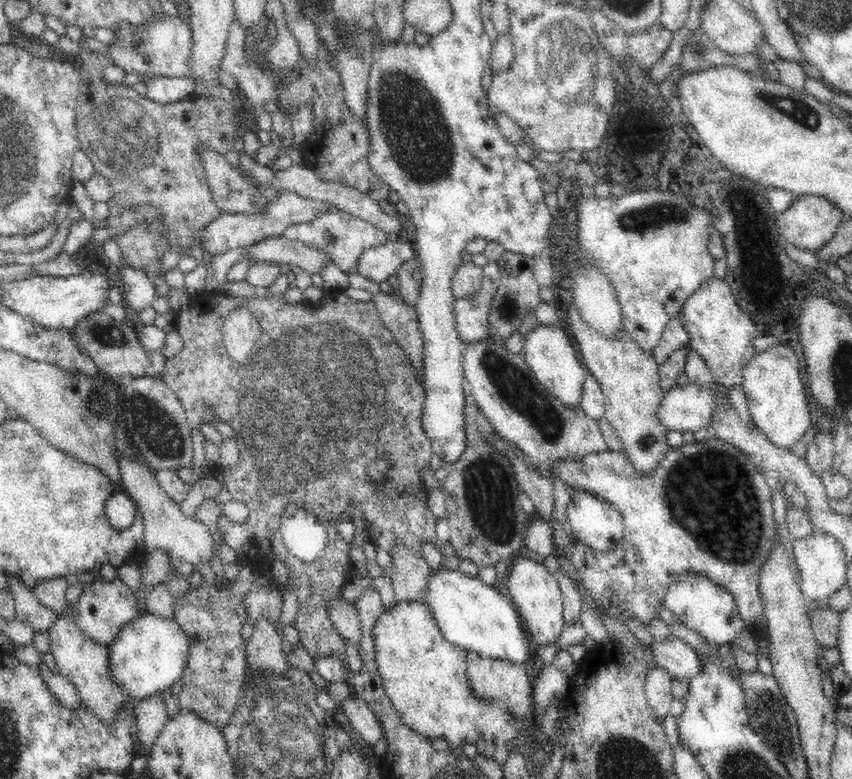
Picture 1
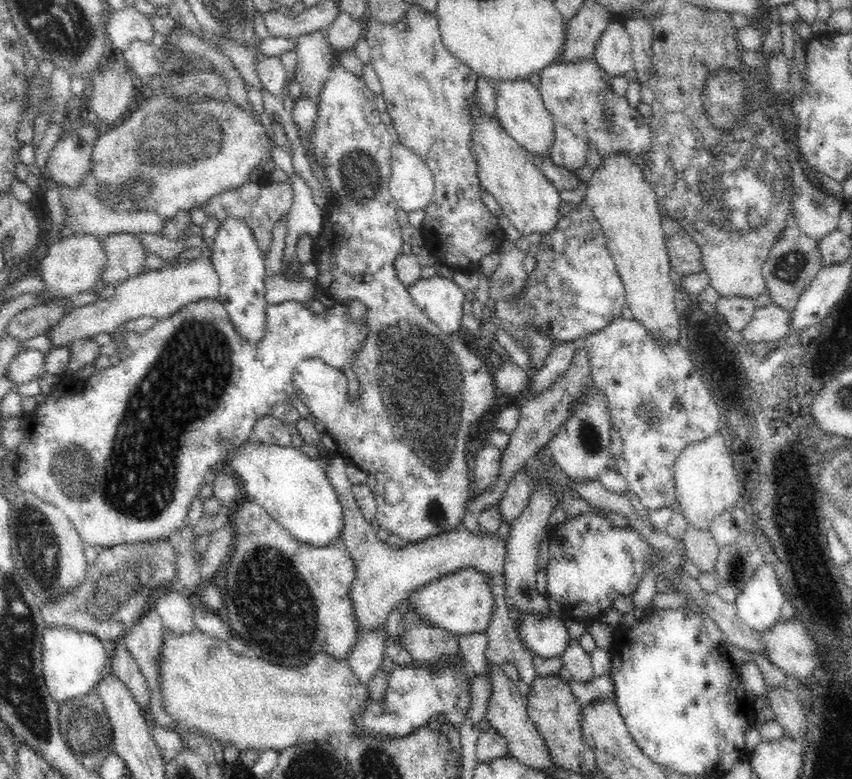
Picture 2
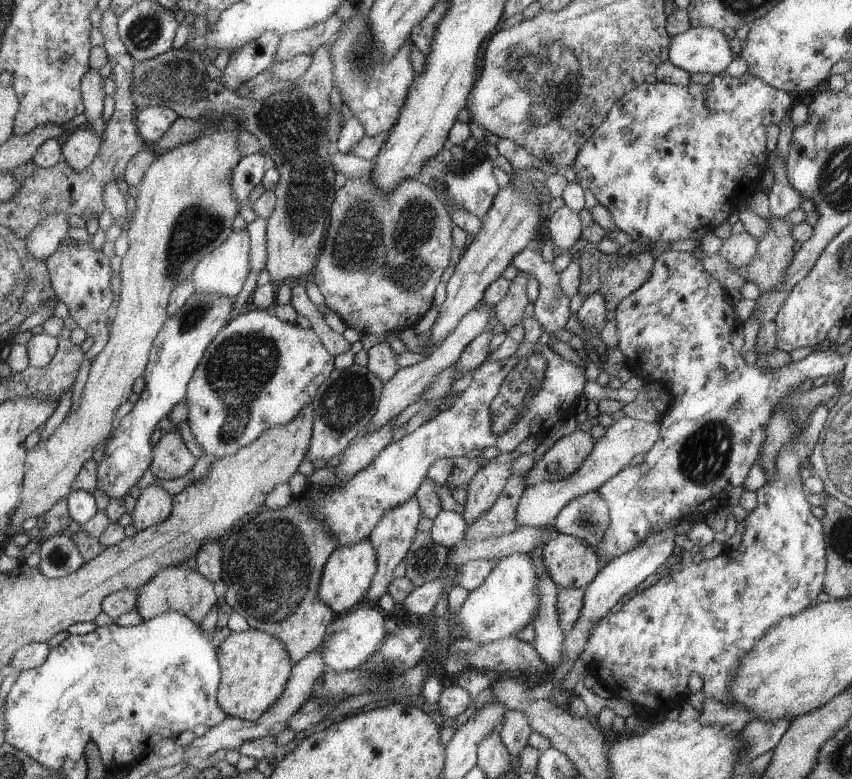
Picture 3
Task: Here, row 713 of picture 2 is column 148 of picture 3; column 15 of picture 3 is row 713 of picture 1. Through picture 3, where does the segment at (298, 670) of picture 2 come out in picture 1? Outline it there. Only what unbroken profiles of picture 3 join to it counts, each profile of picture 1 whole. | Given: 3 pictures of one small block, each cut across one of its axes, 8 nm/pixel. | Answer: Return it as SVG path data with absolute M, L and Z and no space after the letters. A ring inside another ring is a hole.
M468 651L467 671L470 685L474 687L478 695L502 701L514 715L525 715L532 710L532 704L535 703L535 687L532 676L528 674L525 666L512 664L505 660L502 662L501 660L484 659L478 656L478 653Z

